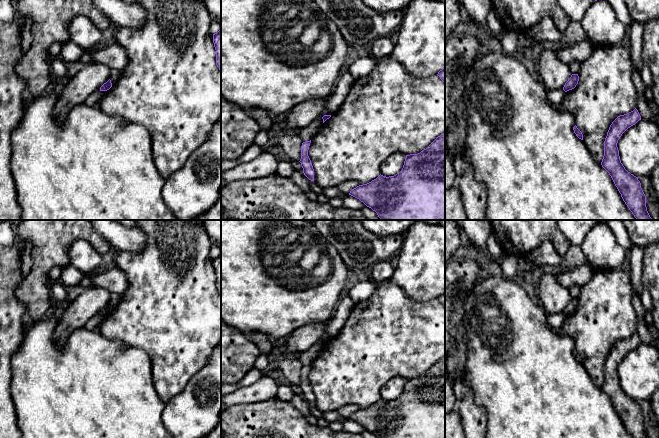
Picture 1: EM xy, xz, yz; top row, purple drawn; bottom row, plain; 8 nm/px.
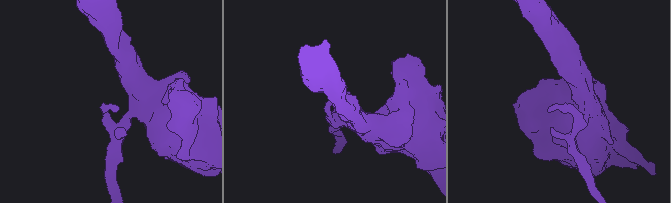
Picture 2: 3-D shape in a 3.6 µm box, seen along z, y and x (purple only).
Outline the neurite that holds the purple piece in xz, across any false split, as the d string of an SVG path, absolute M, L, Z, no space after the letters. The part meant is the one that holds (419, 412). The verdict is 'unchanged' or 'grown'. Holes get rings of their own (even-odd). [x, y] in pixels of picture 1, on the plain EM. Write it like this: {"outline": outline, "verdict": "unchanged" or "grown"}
{"outline": "M445 356L418 378L406 379L402 394L394 400L376 403L352 413L349 419L359 423L377 438L445 438Z", "verdict": "unchanged"}

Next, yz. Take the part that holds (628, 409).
{"outline": "M635 332L633 335L618 340L610 349L604 365L602 391L609 397L621 421L632 438L649 438L646 431L646 420L638 401L628 396L621 387L618 364L641 340Z", "verdict": "unchanged"}

